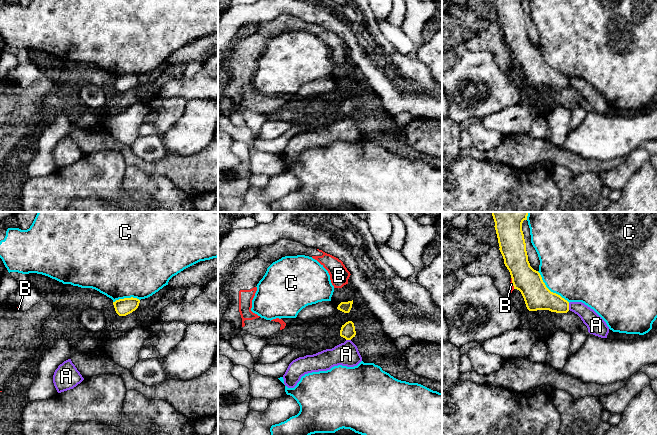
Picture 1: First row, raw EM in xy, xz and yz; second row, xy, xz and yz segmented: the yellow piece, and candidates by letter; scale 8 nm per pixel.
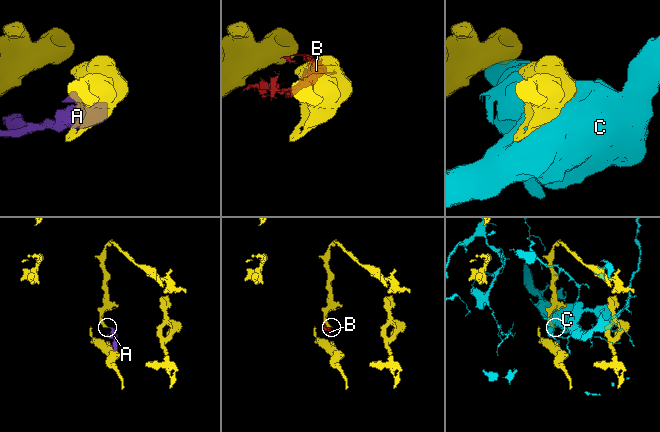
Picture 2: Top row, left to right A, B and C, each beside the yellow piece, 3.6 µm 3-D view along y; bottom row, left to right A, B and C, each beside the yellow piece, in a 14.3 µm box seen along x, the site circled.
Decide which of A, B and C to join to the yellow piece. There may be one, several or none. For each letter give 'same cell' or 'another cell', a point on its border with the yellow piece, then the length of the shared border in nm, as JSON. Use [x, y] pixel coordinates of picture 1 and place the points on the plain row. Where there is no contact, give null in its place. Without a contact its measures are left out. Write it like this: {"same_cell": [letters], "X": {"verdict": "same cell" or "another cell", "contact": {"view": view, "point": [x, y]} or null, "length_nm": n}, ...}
{"same_cell": [], "A": {"verdict": "another cell", "contact": {"view": "yz", "point": [568, 82]}, "length_nm": 60}, "B": {"verdict": "another cell", "contact": {"view": "yz", "point": [512, 58]}, "length_nm": 100}, "C": {"verdict": "another cell", "contact": {"view": "yz", "point": [549, 66]}, "length_nm": 360}}

